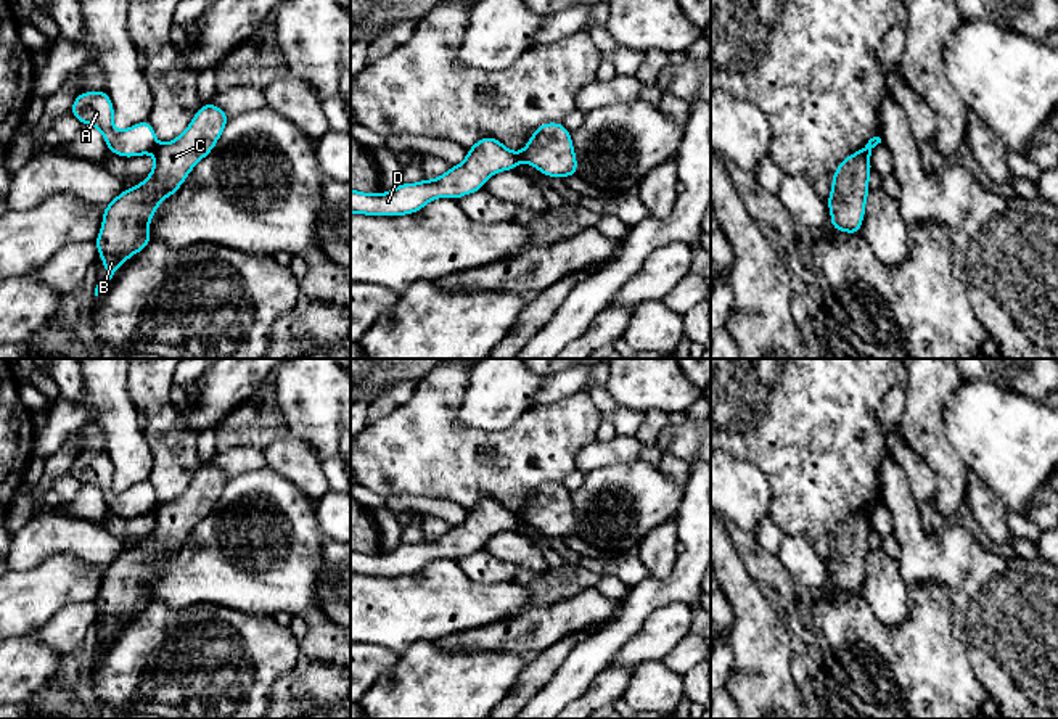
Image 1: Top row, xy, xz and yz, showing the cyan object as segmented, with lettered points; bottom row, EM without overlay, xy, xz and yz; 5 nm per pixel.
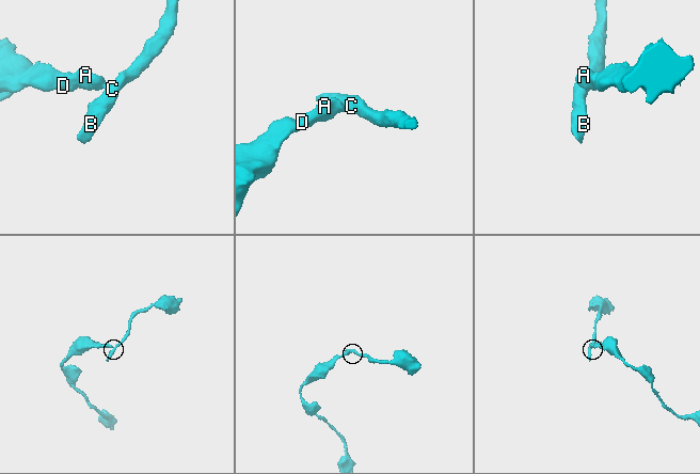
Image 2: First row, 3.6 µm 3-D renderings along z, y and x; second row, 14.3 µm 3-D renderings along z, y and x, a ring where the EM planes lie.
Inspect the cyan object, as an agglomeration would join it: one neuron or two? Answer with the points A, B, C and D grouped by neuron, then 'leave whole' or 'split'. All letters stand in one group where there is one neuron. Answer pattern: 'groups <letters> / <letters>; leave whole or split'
groups A D / B C; split

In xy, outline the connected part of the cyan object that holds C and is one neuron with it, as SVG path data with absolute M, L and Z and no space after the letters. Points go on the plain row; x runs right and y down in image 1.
M212 462L201 465L182 495L156 507L148 537L105 566L95 605L108 642L124 621L151 603L150 581L159 563L174 557L193 528L214 510L230 479Z

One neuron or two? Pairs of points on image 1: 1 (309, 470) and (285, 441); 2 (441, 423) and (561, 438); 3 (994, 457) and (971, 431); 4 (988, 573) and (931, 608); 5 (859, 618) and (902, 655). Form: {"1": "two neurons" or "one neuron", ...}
{"1": "one neuron", "2": "one neuron", "3": "one neuron", "4": "two neurons", "5": "one neuron"}

